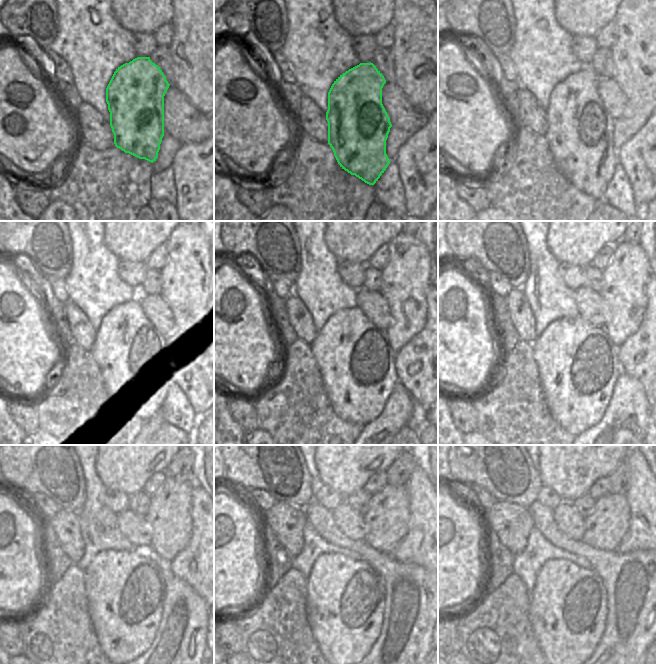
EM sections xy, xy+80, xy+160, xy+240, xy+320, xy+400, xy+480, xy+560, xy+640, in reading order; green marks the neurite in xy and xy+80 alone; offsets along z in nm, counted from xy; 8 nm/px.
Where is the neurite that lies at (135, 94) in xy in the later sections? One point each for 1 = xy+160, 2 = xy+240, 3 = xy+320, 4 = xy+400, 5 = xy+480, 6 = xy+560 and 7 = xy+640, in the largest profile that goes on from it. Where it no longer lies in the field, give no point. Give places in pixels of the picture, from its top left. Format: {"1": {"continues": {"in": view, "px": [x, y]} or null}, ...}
{"1": {"continues": {"in": "xy+160", "px": [580, 130]}}, "2": {"continues": {"in": "xy+240", "px": [131, 354]}}, "3": {"continues": {"in": "xy+320", "px": [356, 362]}}, "4": {"continues": {"in": "xy+400", "px": [578, 365]}}, "5": {"continues": {"in": "xy+480", "px": [125, 590]}}, "6": {"continues": {"in": "xy+560", "px": [345, 598]}}, "7": {"continues": {"in": "xy+640", "px": [568, 609]}}}

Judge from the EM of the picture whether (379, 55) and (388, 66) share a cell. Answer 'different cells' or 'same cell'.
same cell

